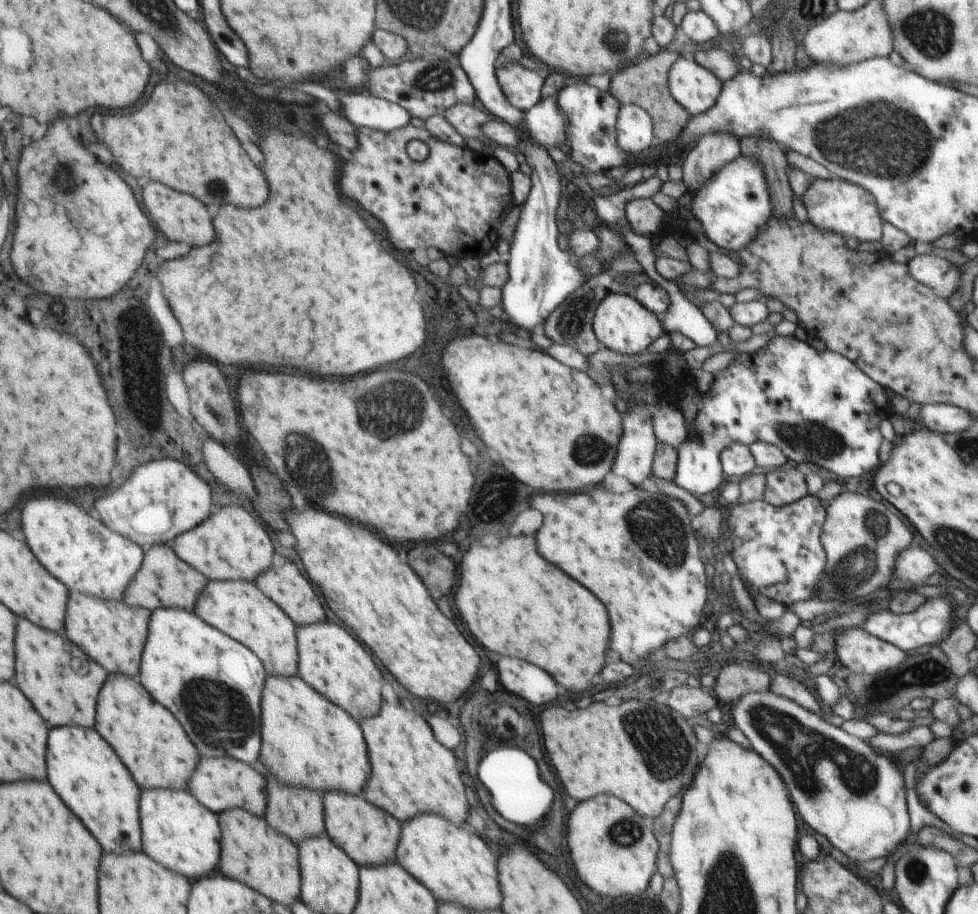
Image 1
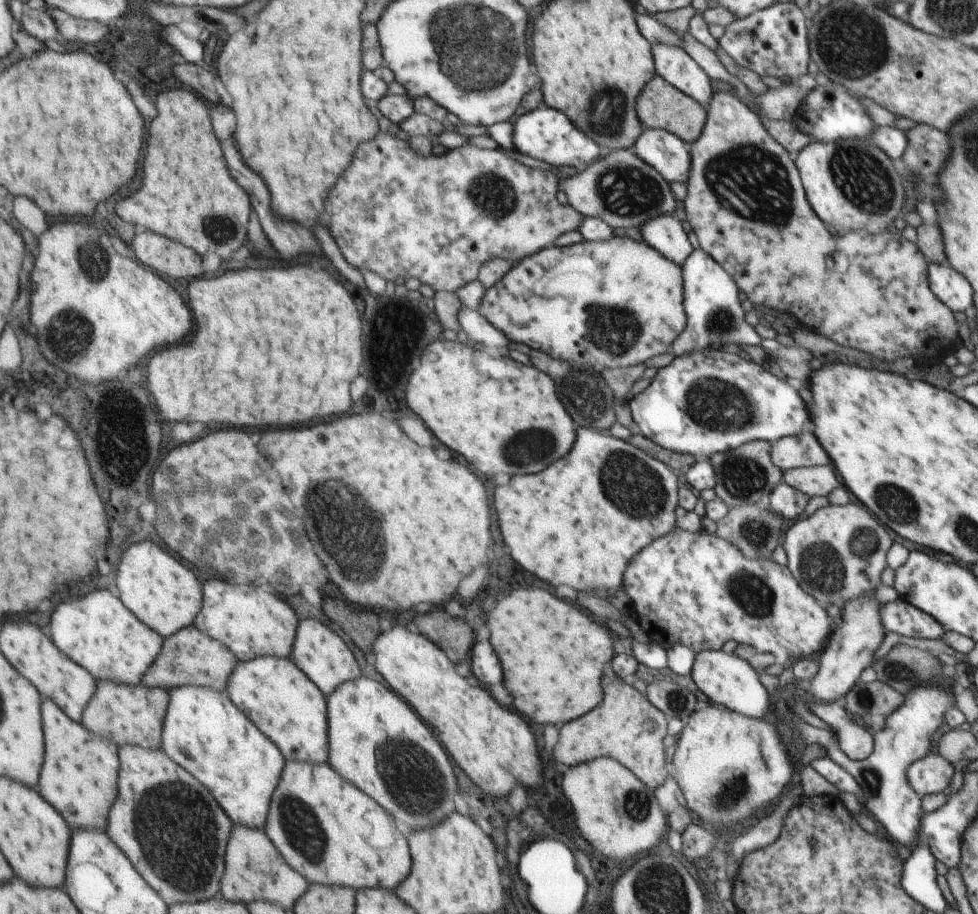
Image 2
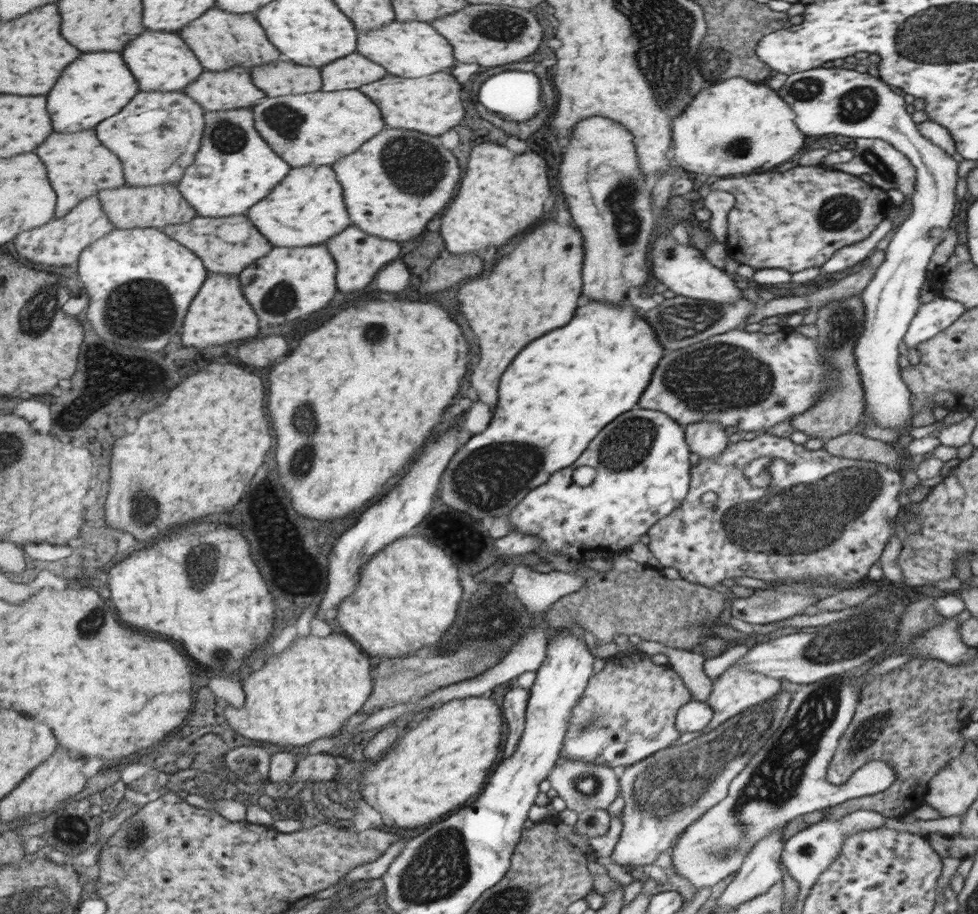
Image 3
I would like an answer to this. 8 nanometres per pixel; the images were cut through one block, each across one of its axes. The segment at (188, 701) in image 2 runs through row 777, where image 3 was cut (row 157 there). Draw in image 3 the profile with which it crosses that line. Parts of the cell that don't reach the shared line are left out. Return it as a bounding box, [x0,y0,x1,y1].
[176,107,290,217]

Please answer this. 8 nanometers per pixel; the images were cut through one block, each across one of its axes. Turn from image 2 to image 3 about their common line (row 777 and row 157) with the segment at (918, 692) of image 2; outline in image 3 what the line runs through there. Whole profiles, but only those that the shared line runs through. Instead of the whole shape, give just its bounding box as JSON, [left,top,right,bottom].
[834,138,917,199]

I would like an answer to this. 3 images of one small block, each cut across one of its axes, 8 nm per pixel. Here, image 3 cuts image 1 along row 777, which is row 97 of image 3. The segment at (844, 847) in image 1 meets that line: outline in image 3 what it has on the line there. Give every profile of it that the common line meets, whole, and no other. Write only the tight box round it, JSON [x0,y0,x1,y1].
[778,67,959,430]

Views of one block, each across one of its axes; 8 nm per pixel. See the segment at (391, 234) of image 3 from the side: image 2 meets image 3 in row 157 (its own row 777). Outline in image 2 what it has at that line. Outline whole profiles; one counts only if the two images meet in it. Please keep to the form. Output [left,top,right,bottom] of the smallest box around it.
[325,675,458,830]

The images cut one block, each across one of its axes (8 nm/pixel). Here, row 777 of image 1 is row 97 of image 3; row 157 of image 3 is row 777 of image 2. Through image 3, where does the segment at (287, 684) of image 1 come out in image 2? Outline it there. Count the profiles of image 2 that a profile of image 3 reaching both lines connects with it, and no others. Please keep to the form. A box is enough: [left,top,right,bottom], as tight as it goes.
[266,760,412,890]

